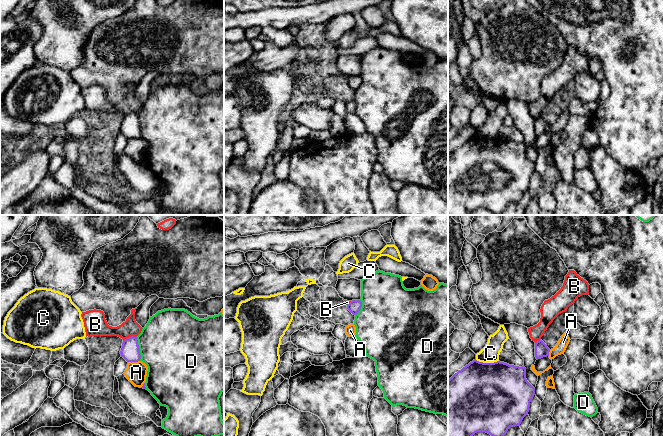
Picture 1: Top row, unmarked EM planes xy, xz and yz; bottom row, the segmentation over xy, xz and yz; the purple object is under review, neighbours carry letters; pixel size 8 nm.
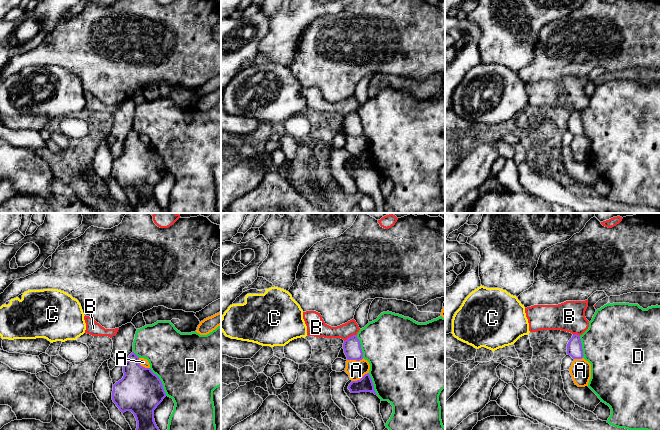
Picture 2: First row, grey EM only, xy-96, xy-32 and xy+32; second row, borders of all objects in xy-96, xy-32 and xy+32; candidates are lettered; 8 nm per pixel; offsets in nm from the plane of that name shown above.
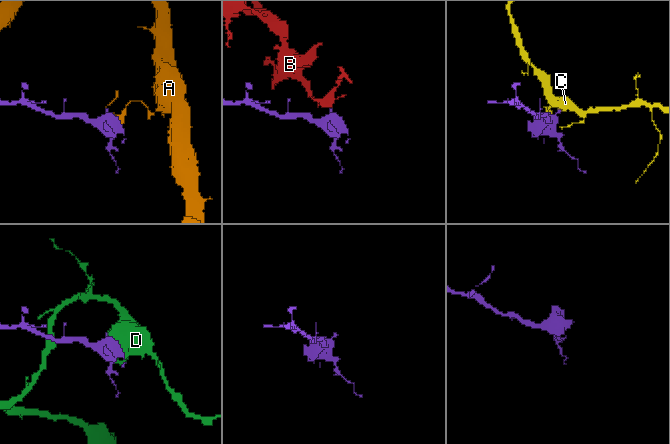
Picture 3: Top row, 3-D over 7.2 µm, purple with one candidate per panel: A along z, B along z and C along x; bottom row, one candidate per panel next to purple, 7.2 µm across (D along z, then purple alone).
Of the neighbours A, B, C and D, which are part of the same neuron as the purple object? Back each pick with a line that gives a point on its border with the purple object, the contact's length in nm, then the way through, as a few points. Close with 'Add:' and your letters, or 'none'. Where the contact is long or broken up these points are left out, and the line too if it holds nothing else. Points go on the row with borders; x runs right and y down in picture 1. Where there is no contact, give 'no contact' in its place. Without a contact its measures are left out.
Add: none

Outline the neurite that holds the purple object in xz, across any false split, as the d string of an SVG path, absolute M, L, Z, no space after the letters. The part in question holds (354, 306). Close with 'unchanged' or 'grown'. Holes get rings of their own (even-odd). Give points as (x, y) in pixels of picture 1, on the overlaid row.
M352 300L348 305L347 309L353 314L356 315L362 307L361 300Z; unchanged

